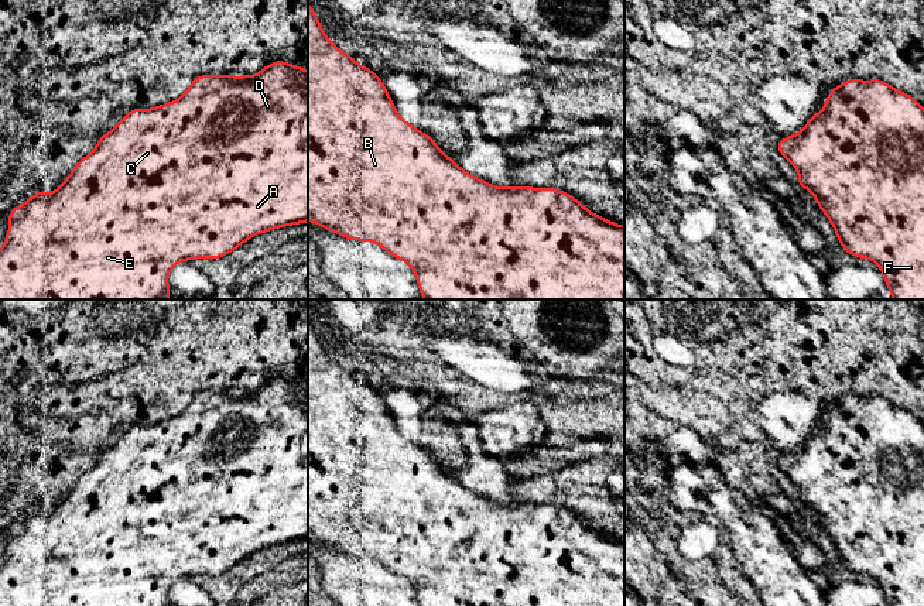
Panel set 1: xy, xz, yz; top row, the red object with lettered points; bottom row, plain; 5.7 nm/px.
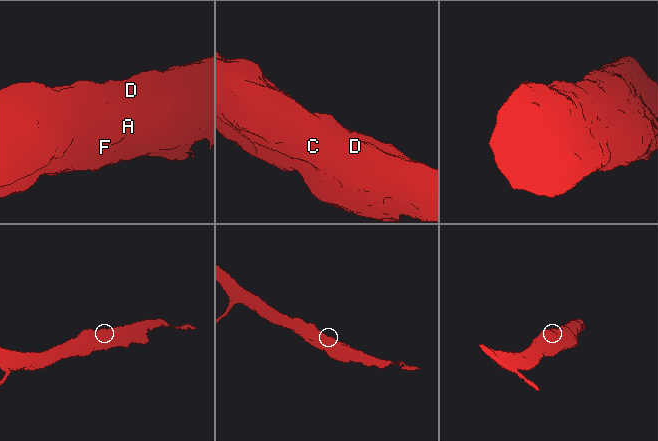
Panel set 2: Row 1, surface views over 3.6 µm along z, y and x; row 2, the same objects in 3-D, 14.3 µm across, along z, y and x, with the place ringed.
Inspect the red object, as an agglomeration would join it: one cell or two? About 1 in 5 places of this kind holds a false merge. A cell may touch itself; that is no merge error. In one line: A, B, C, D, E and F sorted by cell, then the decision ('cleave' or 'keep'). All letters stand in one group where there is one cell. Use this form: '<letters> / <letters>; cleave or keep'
A B C D E F; keep

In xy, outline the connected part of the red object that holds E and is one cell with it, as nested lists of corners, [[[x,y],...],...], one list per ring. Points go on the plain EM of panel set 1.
[[[276,377],[257,391],[199,391],[179,415],[154,425],[131,425],[120,439],[83,473],[52,510],[41,504],[10,527],[0,566],[0,606],[170,606],[168,590],[179,578],[220,575],[250,554],[283,542],[308,538],[308,387]]]

